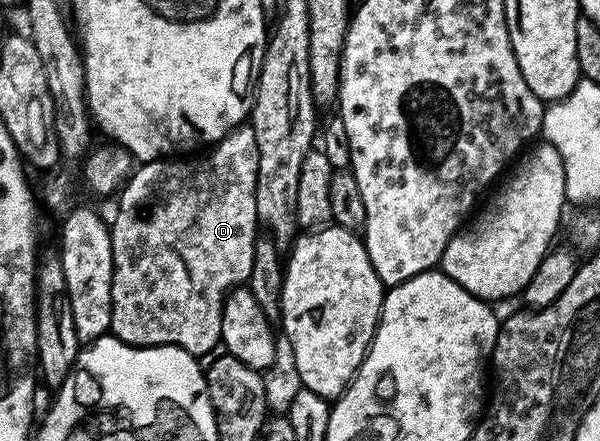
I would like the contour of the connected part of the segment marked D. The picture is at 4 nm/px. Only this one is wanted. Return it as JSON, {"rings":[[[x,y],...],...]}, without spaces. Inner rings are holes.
{"rings":[[[240,125],[212,144],[198,159],[193,157],[166,157],[142,162],[120,188],[121,200],[117,203],[117,216],[111,219],[111,249],[113,250],[113,280],[111,281],[111,325],[109,331],[115,338],[137,347],[177,346],[196,357],[203,357],[213,346],[221,343],[221,304],[234,287],[248,280],[252,267],[253,244],[259,238],[257,221],[257,184],[261,170],[259,145],[255,145],[255,129]]]}

